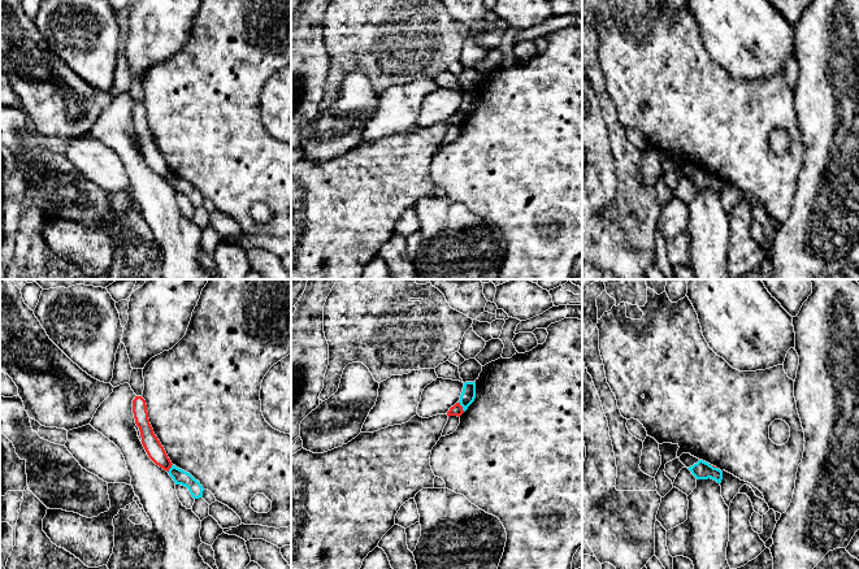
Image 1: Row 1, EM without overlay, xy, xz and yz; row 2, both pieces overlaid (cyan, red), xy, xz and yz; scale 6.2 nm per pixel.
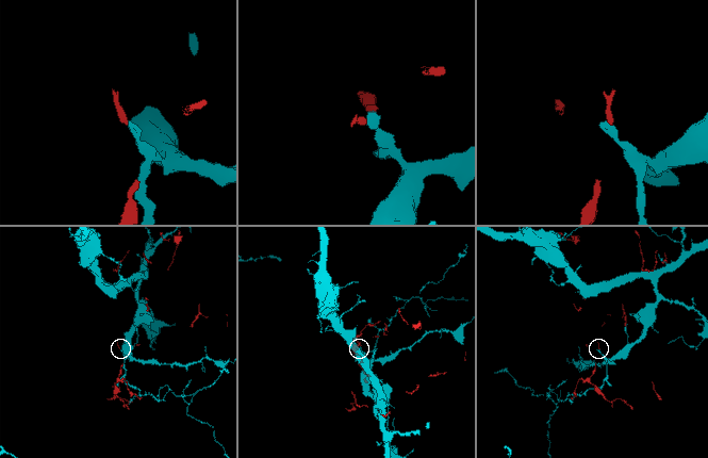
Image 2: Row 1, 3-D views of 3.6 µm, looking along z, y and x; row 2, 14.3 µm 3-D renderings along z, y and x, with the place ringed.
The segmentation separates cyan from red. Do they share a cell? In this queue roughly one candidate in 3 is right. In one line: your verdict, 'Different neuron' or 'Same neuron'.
Different neuron

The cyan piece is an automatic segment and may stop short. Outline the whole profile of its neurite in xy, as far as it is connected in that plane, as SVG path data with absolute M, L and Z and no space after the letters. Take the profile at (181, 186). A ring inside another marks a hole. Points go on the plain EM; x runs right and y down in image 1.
M172 174L168 182L175 194L187 196L194 208L203 207L203 195L190 182L177 177L175 174Z

